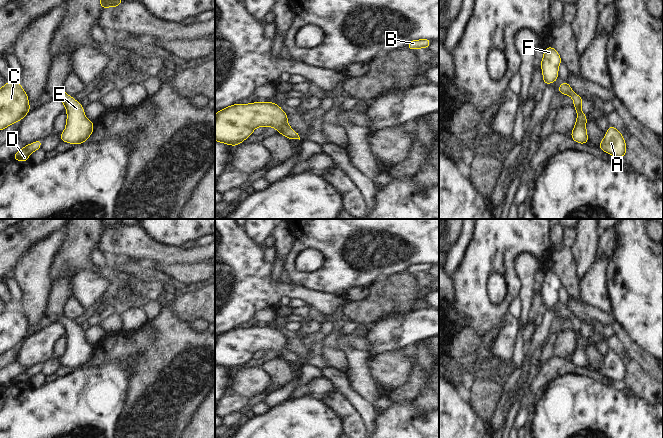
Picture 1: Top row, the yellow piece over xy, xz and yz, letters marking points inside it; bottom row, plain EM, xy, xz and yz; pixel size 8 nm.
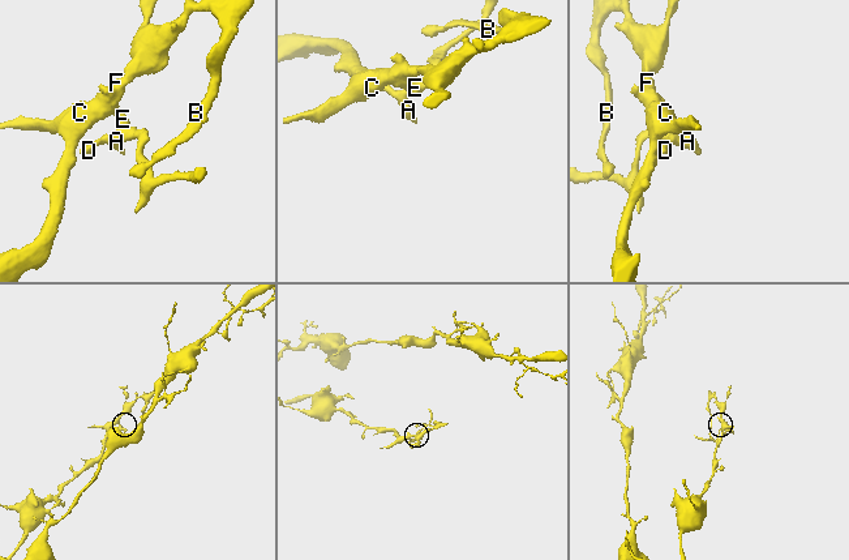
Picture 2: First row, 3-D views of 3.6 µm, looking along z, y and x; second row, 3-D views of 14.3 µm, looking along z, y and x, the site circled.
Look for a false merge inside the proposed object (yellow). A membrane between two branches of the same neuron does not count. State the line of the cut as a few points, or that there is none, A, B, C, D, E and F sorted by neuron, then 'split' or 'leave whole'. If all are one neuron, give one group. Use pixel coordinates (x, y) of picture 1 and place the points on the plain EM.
cut none; groups A B C D E F; leave whole

